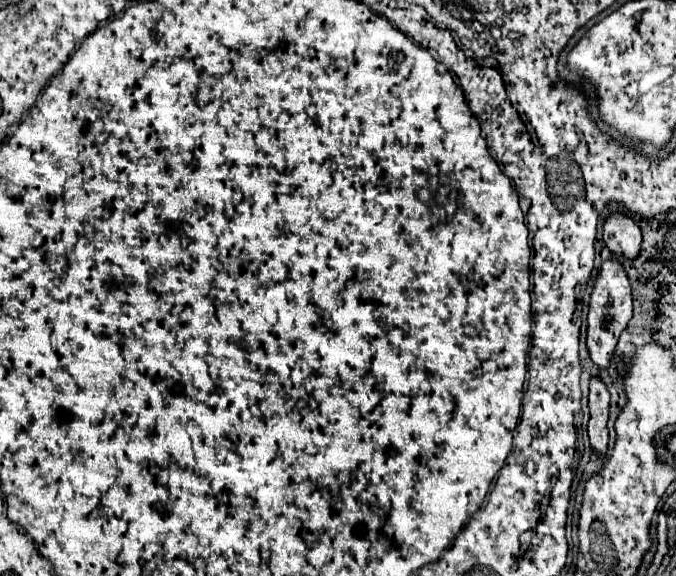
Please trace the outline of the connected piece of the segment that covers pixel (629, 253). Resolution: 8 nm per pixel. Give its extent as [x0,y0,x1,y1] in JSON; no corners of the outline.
[603,214,641,260]

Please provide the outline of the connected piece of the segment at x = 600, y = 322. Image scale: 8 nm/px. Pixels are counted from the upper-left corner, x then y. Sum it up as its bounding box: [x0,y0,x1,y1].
[587,260,633,368]

